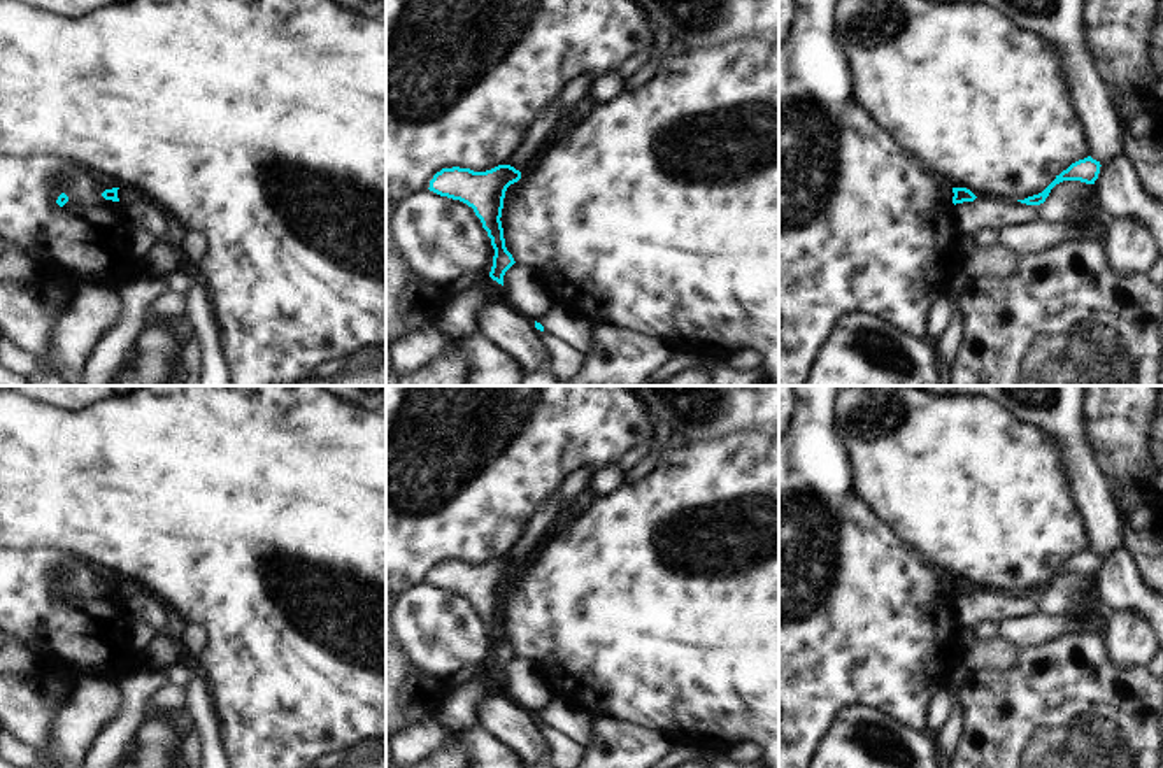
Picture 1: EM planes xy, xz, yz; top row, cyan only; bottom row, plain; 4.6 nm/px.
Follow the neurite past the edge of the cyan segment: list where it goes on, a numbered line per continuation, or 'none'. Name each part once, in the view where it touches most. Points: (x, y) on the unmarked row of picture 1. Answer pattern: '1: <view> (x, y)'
1: xz (560, 714)

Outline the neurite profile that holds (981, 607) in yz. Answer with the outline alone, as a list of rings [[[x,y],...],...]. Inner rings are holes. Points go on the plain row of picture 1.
[[[977,589],[974,594],[956,596],[954,608],[961,626],[975,629],[982,622],[1002,624],[1007,619],[1037,615],[1040,598]]]

